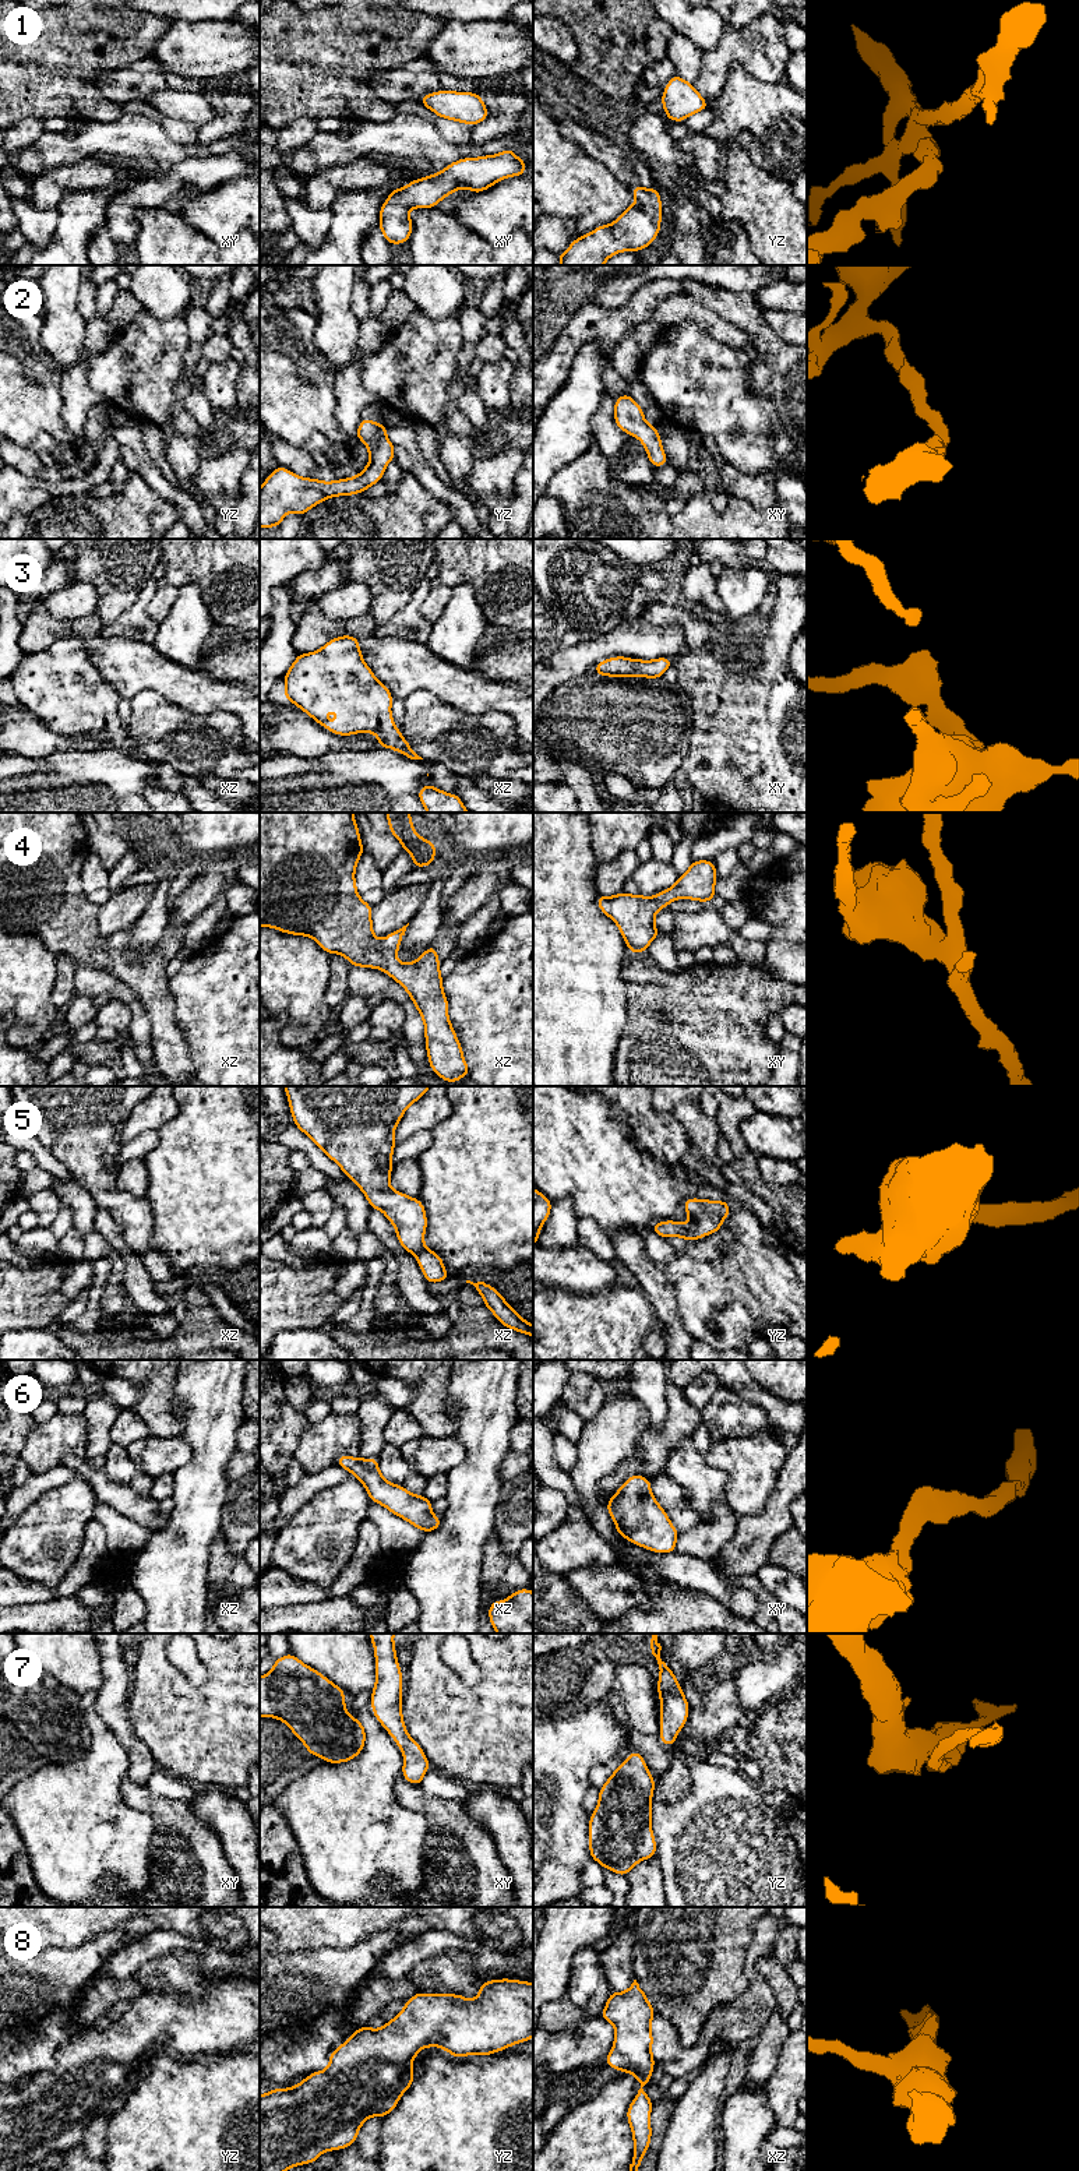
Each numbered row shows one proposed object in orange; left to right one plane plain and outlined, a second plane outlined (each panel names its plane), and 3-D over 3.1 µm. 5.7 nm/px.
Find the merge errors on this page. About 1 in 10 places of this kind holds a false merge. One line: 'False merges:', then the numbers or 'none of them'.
False merges: none of them

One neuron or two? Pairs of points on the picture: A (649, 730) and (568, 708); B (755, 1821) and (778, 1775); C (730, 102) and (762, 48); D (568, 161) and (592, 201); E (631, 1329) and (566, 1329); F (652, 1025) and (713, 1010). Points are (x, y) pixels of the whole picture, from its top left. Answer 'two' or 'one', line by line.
A: one
B: two
C: two
D: one
E: one
F: one

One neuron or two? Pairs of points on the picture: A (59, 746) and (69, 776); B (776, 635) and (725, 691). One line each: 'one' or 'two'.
A: two
B: one

